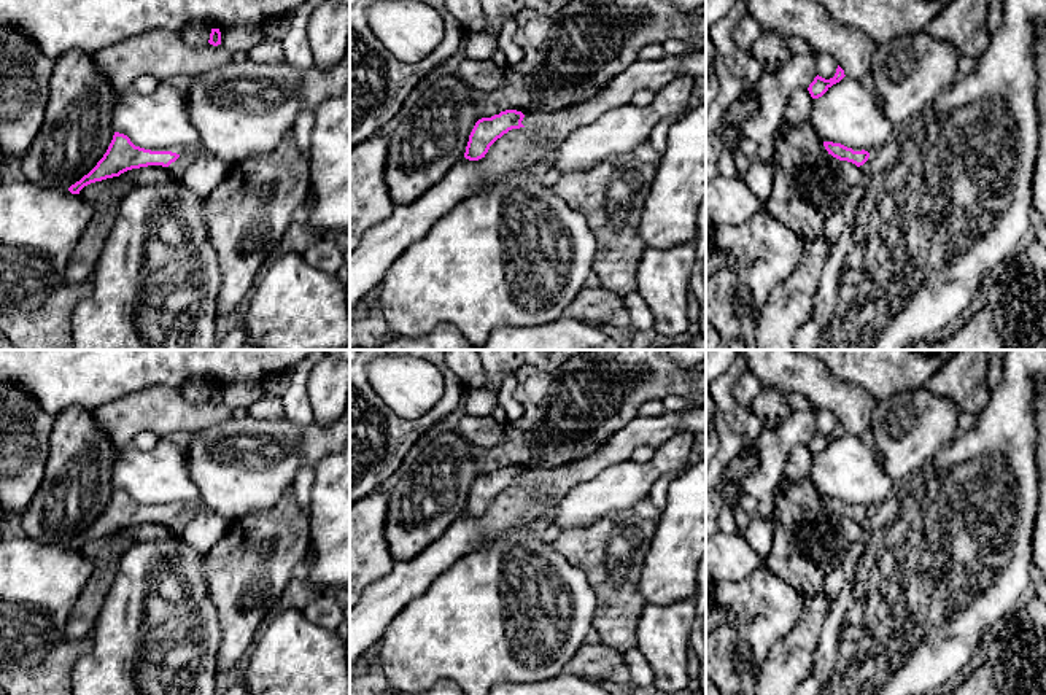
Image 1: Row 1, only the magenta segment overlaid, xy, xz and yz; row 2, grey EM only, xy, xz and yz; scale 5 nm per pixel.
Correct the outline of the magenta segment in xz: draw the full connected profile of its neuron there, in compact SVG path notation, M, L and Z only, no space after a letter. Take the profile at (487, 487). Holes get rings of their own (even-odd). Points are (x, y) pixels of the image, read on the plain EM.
M706 404L687 412L666 412L661 417L636 417L617 431L602 447L582 460L553 469L525 472L517 466L506 466L475 479L464 514L478 517L490 503L512 485L528 482L544 499L560 503L575 485L596 477L614 463L631 460L639 445L658 447L679 433L693 436L706 433Z

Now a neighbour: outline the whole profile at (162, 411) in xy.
M261 382L227 383L219 385L219 388L221 399L218 402L207 399L202 404L191 404L184 399L180 388L154 385L102 406L95 410L95 420L110 436L111 442L121 448L130 445L134 437L141 431L151 431L161 437L178 431L192 433L205 426L215 426L232 418L235 409L248 409L264 394Z

